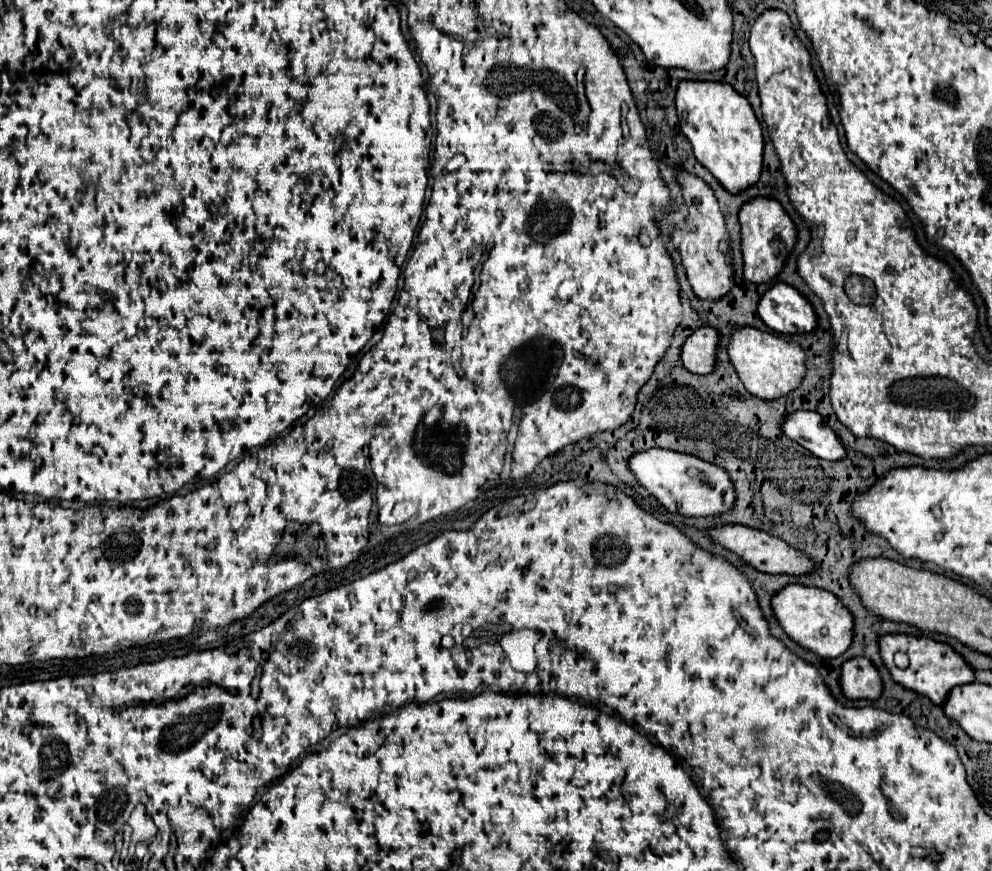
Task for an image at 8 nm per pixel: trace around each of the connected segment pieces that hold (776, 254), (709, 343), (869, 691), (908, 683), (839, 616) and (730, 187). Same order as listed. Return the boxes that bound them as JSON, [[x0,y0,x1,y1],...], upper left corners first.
[[740,198,798,284],[682,326,720,374],[842,658,882,700],[880,634,974,704],[772,584,854,658],[676,82,764,194]]

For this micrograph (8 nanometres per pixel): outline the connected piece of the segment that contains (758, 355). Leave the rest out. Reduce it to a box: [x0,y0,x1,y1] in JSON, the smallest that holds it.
[728,328,806,400]

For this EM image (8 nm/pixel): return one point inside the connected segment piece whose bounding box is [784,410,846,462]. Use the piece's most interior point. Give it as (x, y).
(808, 429)

